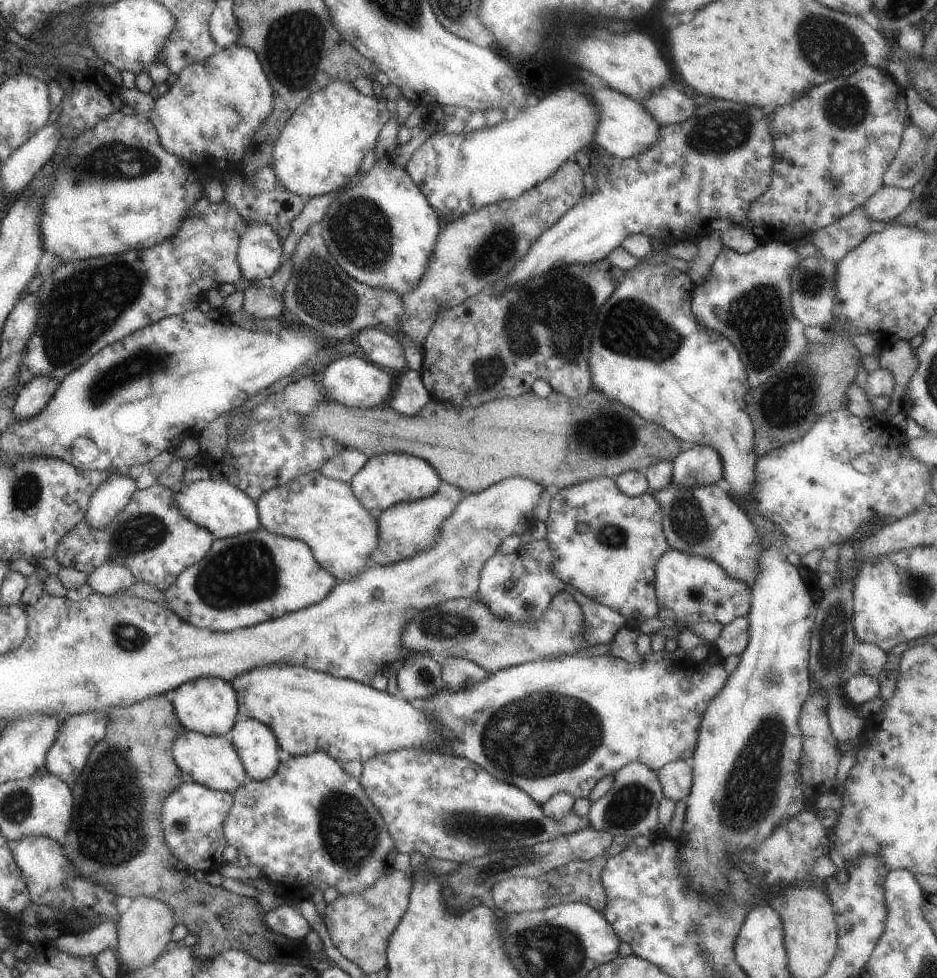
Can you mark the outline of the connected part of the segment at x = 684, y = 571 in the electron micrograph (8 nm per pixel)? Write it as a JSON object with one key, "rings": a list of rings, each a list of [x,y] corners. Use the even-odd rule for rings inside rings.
{"rings":[[[669,548],[658,558],[654,570],[657,617],[664,622],[664,625],[671,623],[682,626],[682,624],[714,620],[724,626],[736,618],[747,616],[750,611],[751,587],[742,580],[730,578],[724,572],[724,568],[714,560]]]}

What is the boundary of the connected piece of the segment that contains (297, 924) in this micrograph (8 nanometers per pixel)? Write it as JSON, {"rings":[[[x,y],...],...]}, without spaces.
{"rings":[[[283,904],[264,913],[264,924],[290,940],[304,940],[310,931],[309,923],[295,906]]]}

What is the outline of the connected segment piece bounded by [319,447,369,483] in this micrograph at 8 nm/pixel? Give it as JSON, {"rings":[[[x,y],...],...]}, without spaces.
{"rings":[[[344,448],[336,456],[328,458],[320,468],[320,474],[326,478],[348,482],[354,477],[358,470],[369,462],[369,457],[356,448]]]}

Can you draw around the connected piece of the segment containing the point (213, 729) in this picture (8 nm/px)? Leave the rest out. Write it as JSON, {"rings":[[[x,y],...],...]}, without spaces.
{"rings":[[[203,677],[187,681],[170,695],[175,717],[185,731],[194,731],[208,736],[224,736],[237,722],[238,696],[230,686],[230,682],[214,677]]]}

